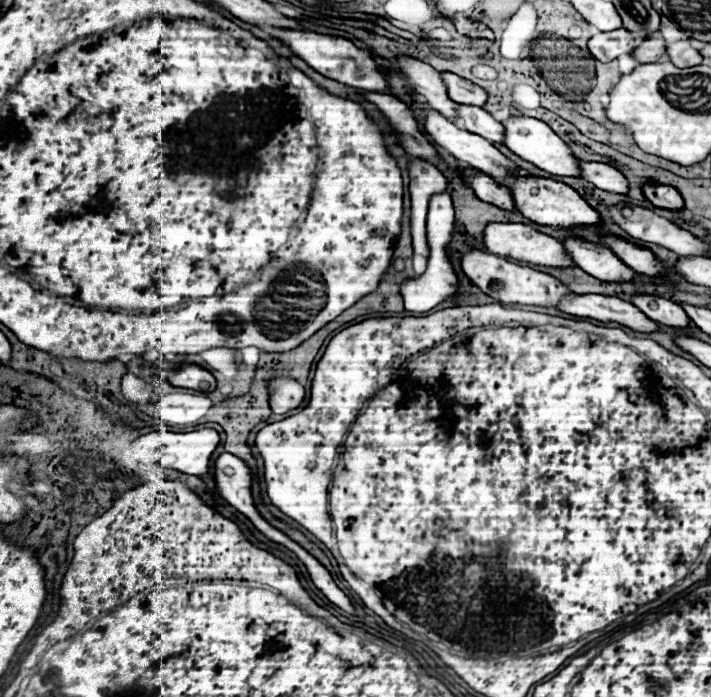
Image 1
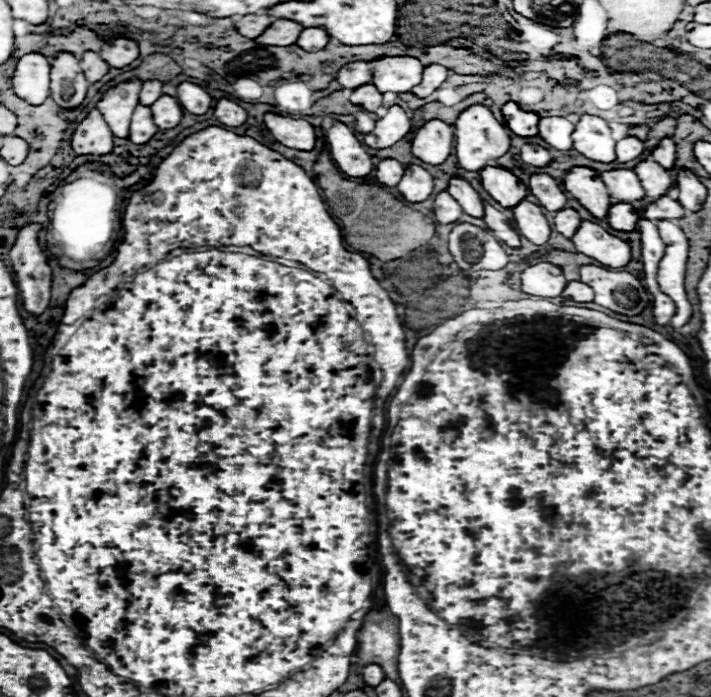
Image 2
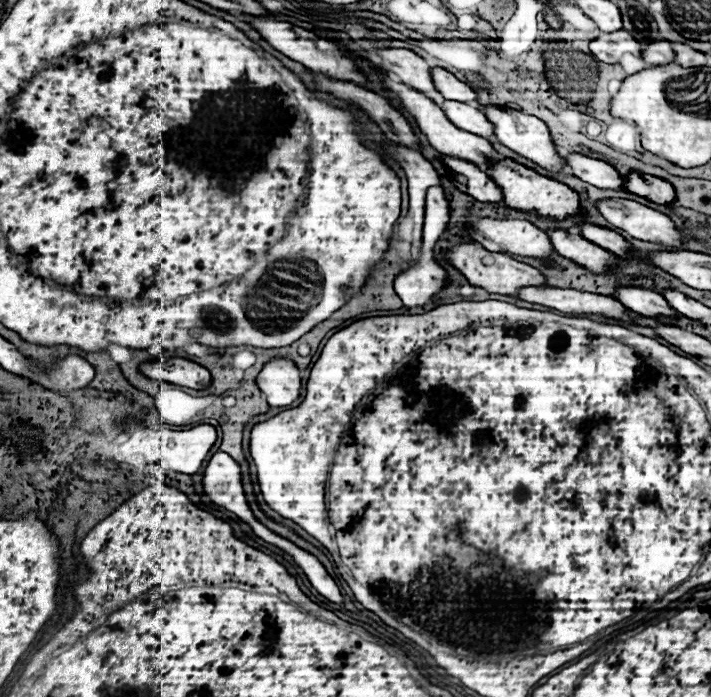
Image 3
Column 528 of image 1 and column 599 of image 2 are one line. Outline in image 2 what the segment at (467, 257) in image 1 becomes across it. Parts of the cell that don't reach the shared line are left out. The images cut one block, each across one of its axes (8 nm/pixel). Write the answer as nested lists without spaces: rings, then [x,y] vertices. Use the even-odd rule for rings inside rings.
[[[582,266],[580,280],[594,290],[594,302],[612,312],[624,316],[638,316],[650,304],[648,290],[628,272]]]

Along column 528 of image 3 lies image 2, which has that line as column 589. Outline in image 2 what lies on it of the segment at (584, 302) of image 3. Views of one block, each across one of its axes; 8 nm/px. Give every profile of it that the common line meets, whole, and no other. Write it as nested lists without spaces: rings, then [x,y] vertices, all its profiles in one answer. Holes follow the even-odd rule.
[[[568,282],[562,296],[568,300],[574,300],[574,302],[592,302],[594,300],[592,288],[584,282]]]

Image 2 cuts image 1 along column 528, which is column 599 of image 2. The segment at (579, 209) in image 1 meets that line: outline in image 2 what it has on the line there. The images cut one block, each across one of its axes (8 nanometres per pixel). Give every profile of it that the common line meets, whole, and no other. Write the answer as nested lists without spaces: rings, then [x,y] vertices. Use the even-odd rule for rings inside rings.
[[[574,166],[570,174],[564,176],[564,190],[570,192],[594,218],[606,218],[612,206],[610,194],[596,170]]]

